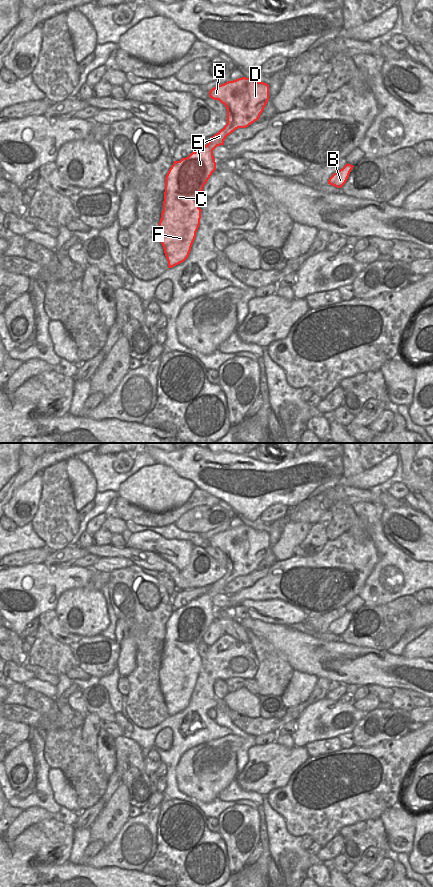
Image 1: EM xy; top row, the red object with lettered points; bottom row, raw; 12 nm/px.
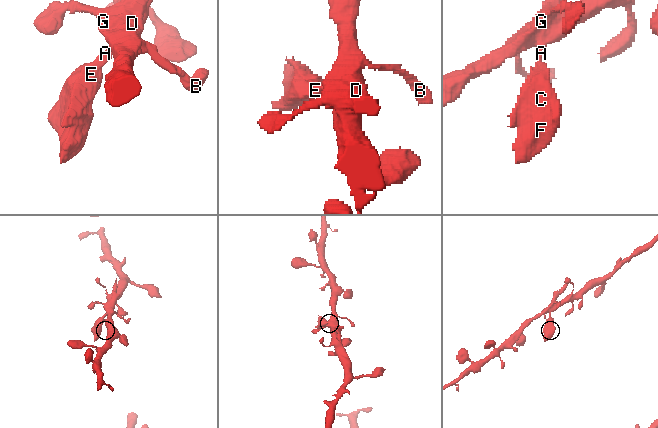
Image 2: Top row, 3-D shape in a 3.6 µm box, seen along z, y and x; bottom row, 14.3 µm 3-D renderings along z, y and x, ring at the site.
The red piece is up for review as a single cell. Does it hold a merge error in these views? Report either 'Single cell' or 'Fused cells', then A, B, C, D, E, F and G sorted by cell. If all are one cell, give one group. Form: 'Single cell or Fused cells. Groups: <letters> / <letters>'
Single cell. Groups: A B C D E F G.

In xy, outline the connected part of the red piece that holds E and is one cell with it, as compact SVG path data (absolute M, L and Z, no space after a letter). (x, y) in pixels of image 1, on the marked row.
M242 77L212 88L209 97L225 105L227 124L203 148L174 161L165 177L159 236L168 268L184 262L191 251L202 211L197 197L216 170L213 150L236 129L259 119L269 100L269 85Z

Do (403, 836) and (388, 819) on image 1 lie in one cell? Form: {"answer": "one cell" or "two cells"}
{"answer": "one cell"}

